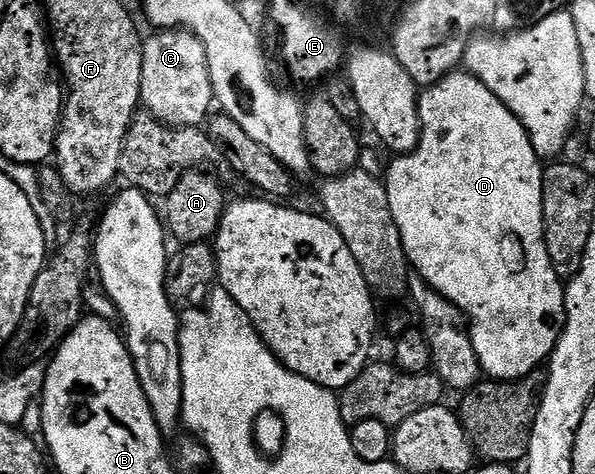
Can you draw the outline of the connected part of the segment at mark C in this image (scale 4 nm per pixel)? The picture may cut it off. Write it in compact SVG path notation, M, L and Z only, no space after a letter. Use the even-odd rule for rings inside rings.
M158 29L153 34L142 45L141 104L168 127L202 127L216 100L208 53L200 37L181 29Z

